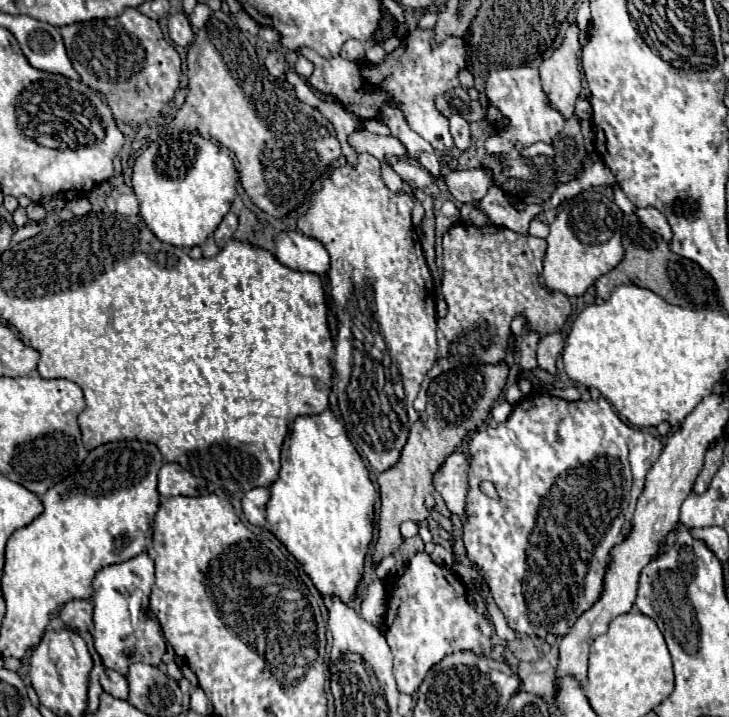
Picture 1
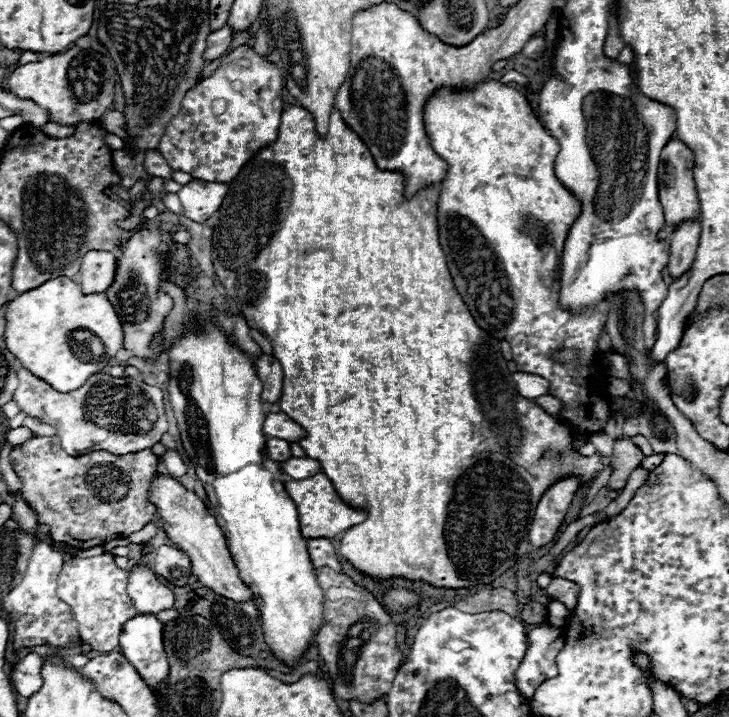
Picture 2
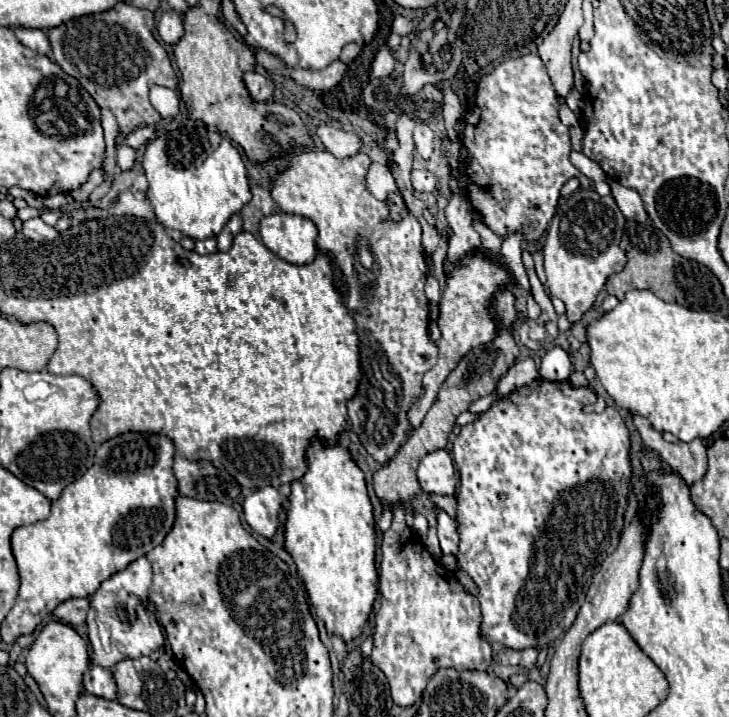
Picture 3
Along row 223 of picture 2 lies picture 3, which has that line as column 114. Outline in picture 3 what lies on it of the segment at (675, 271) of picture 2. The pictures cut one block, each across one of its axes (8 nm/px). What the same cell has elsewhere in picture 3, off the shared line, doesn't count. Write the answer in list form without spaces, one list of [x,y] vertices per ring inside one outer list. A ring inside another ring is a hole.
[[[90,666],[84,674],[84,690],[88,694],[106,698],[106,700],[116,700],[116,684],[112,678],[112,672],[102,666]]]

